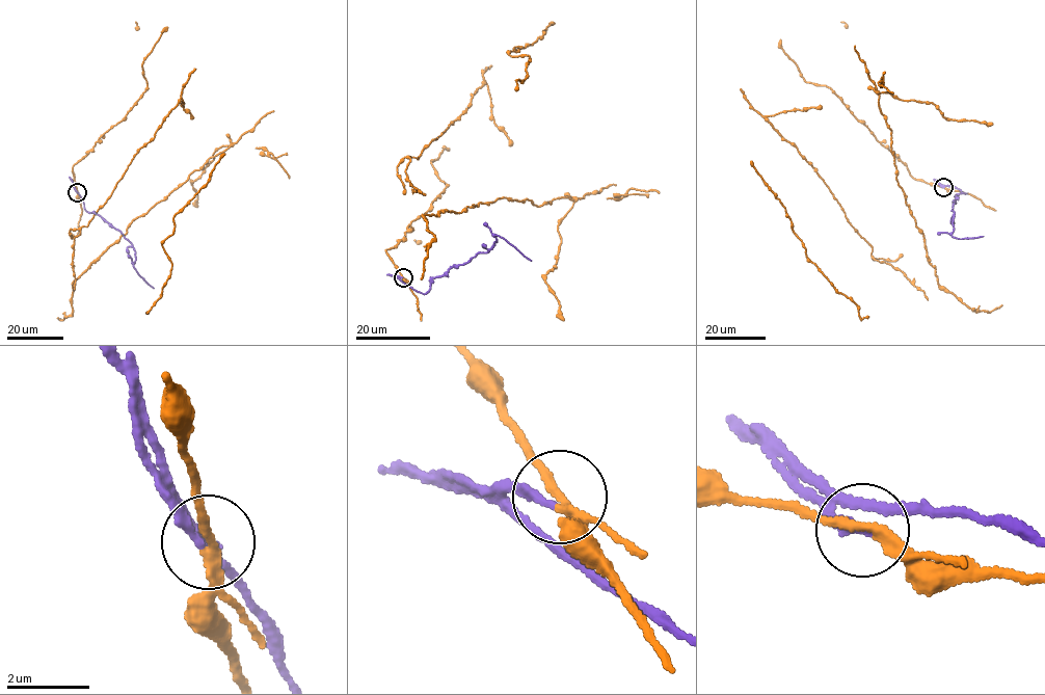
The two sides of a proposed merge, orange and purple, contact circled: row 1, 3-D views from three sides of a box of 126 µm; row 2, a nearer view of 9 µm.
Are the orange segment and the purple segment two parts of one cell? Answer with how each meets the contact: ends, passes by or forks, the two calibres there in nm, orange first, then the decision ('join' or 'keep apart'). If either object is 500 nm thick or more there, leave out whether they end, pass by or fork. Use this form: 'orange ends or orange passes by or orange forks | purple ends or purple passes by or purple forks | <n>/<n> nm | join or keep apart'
orange passes by | purple ends | 240/200 nm | keep apart

